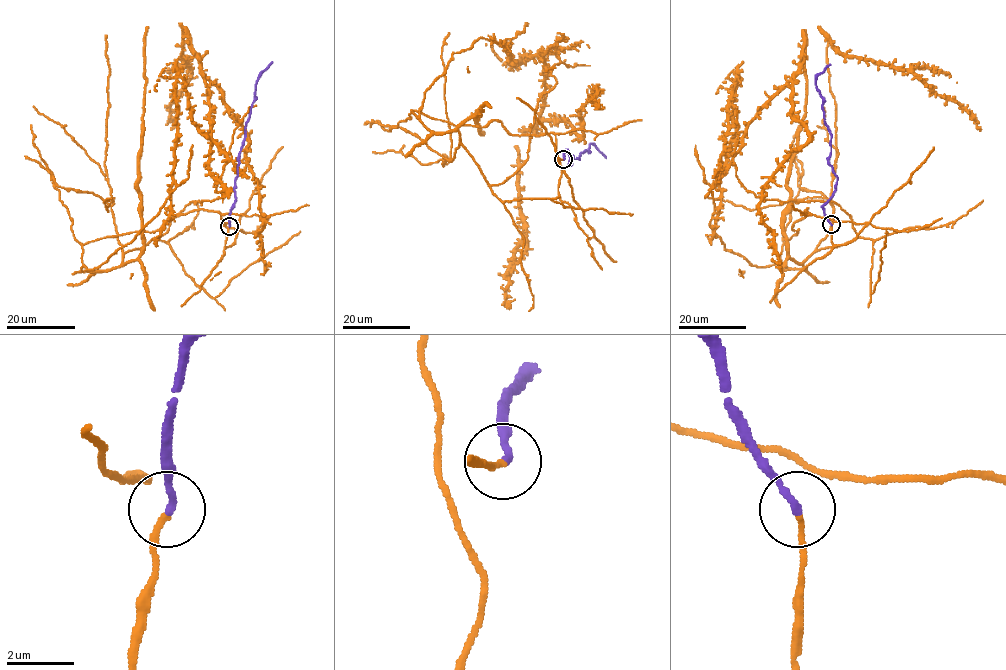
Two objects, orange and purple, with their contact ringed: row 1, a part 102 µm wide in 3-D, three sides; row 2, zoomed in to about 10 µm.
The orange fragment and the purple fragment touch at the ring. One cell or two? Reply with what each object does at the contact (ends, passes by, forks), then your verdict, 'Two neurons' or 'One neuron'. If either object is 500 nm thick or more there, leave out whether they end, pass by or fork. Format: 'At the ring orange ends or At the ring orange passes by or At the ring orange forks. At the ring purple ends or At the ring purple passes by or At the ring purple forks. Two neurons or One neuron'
At the ring orange ends. At the ring purple ends. One neuron

